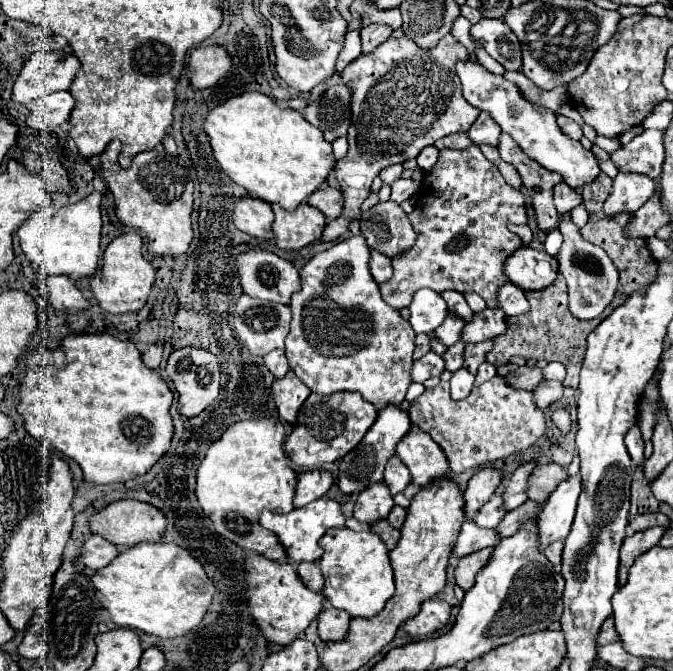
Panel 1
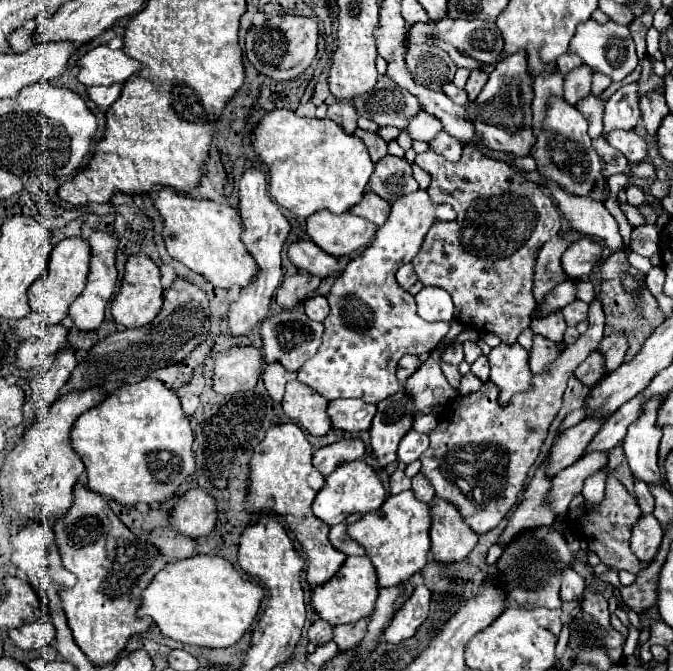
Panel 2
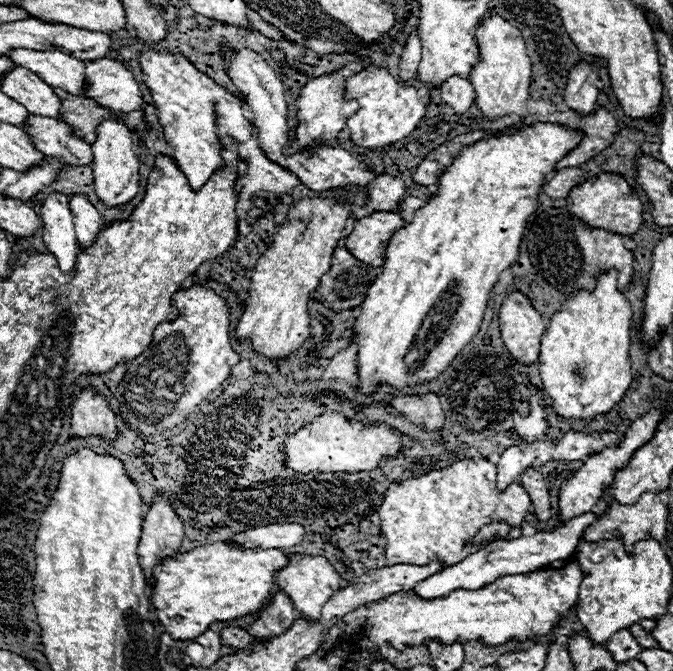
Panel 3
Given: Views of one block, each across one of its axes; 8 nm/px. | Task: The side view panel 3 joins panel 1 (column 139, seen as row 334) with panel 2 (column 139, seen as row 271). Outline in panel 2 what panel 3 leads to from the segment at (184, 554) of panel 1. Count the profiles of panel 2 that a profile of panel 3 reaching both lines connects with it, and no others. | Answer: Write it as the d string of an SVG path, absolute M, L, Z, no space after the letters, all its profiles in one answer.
M196 554L170 562L142 592L138 616L150 616L160 632L172 640L202 648L234 646L254 624L264 598L264 586L252 582L226 558Z

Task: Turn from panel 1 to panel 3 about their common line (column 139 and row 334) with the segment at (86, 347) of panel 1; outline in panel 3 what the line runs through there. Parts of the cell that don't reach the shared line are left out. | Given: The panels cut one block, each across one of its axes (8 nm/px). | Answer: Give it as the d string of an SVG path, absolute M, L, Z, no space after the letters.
M540 122L516 134L480 140L456 156L452 166L440 176L438 192L432 200L416 210L412 222L396 230L390 238L382 274L368 288L360 306L362 314L356 318L352 330L352 342L358 344L356 368L360 394L376 394L382 384L390 384L396 390L424 386L430 380L436 380L462 352L462 348L472 342L480 330L490 292L498 282L500 272L510 268L518 258L524 226L538 206L542 184L556 172L556 160L560 160L564 152L570 152L578 142L580 132Z

